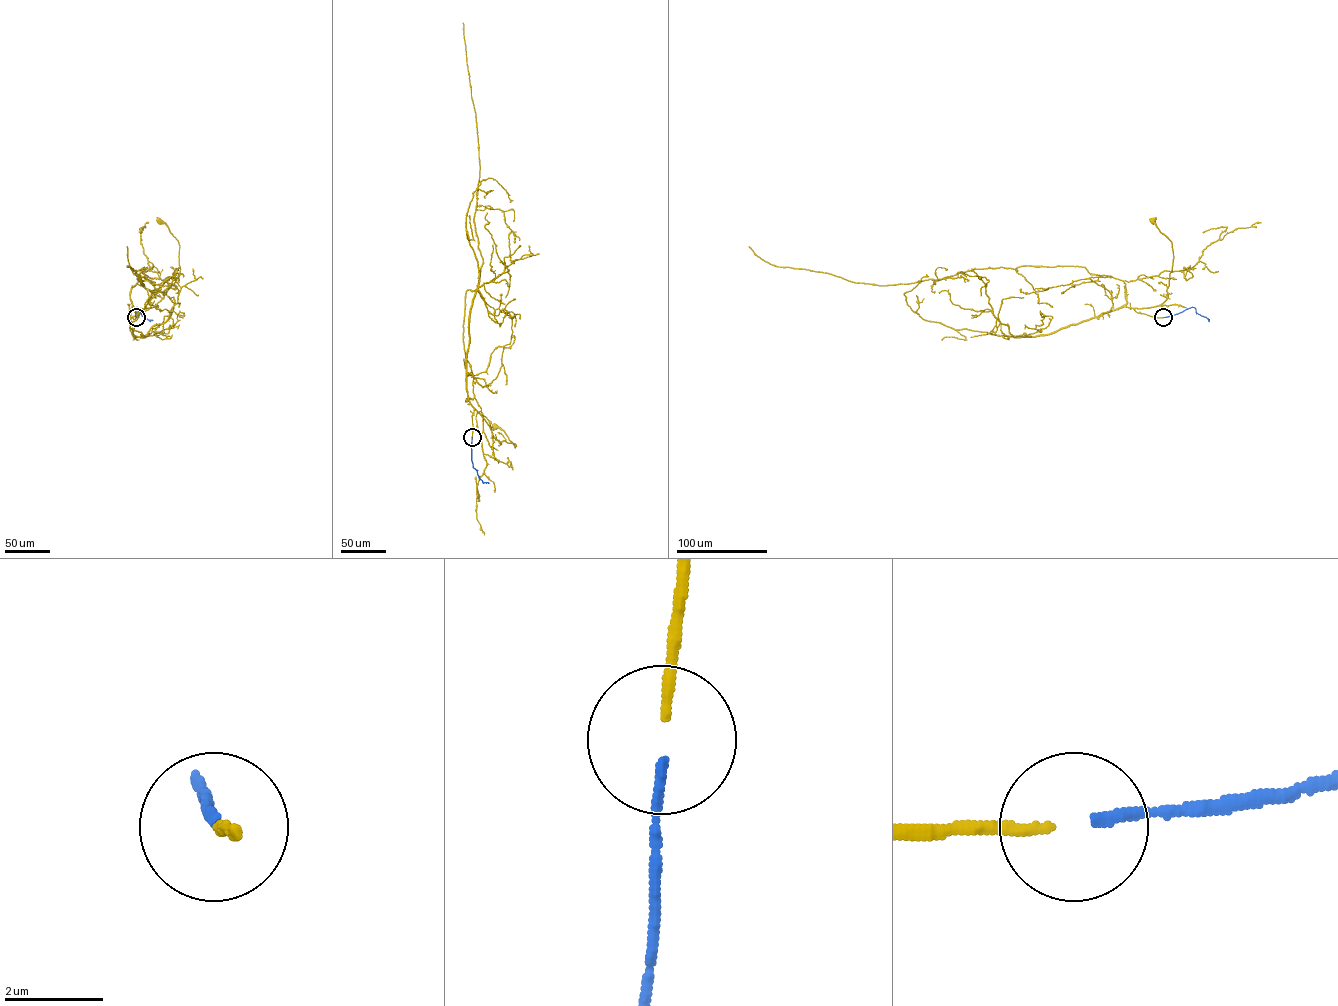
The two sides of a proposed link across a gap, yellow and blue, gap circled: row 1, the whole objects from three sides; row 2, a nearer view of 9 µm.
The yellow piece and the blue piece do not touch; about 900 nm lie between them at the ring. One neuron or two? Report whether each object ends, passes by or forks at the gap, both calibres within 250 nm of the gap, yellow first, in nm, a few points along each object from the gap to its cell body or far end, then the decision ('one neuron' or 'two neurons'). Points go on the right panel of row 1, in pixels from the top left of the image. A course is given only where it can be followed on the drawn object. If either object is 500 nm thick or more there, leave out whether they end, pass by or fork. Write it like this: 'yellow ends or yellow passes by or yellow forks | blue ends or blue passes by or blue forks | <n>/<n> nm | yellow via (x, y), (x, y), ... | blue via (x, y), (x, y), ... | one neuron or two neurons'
yellow ends | blue ends | 190/190 nm | yellow via (1162, 317), (1137, 312), (1134, 309), (1160, 305), (1168, 297), (1173, 258), (1171, 241), (1153, 221) | blue via (1163, 317), (1194, 307), (1196, 312), (1209, 320) | one neuron

